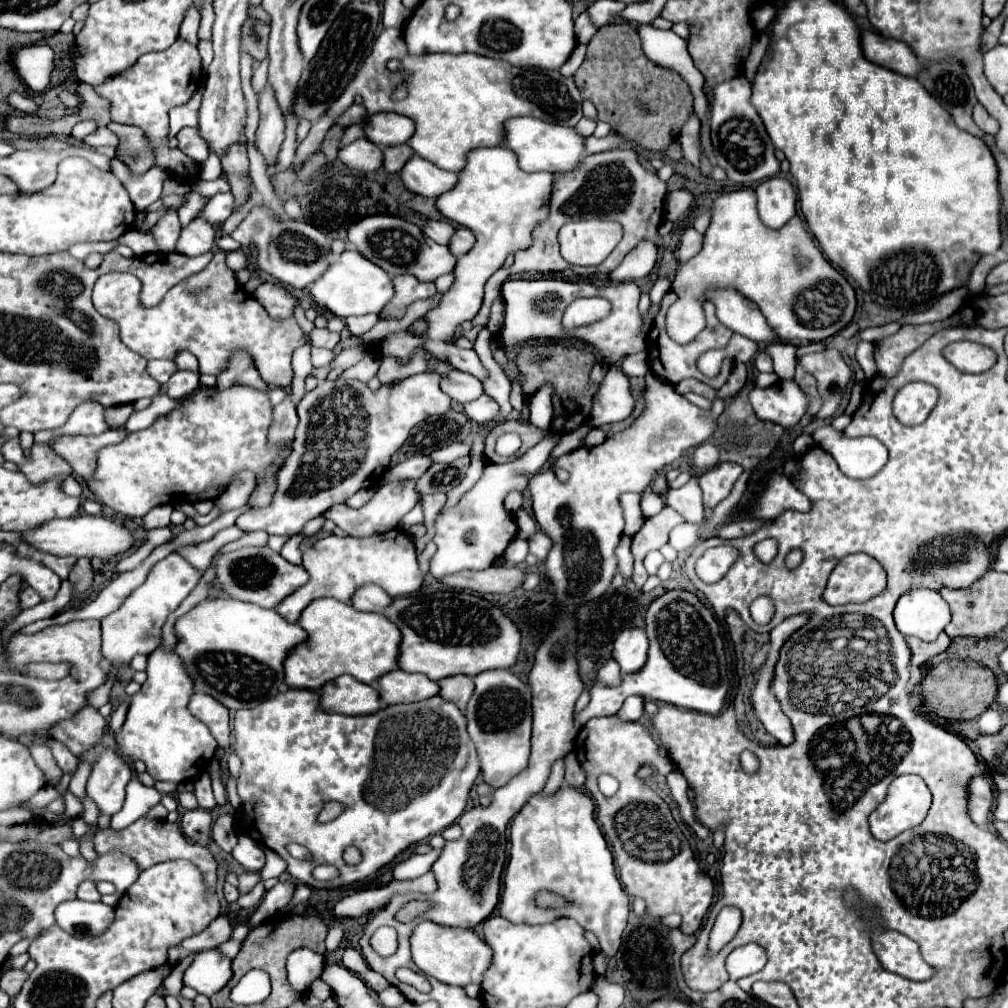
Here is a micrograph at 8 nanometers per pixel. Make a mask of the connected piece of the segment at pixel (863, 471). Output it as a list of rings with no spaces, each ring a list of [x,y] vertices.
[[[829,424],[815,430],[813,440],[833,454],[843,474],[857,480],[875,476],[889,460],[885,444],[877,438],[845,438]]]

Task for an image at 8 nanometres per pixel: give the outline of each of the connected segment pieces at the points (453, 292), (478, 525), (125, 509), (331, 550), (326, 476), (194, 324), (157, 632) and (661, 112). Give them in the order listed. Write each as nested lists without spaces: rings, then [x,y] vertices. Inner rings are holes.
[[[505,146],[477,148],[469,152],[467,166],[459,174],[457,186],[437,198],[437,208],[445,218],[475,232],[477,250],[471,250],[469,254],[457,260],[453,270],[455,274],[453,286],[443,294],[441,304],[423,316],[423,320],[429,324],[429,328],[421,332],[425,342],[419,348],[415,348],[407,358],[399,358],[401,364],[407,364],[419,350],[423,350],[431,354],[437,362],[467,372],[479,378],[481,382],[489,376],[475,350],[453,346],[453,338],[457,328],[479,312],[483,300],[483,286],[487,278],[503,266],[509,254],[515,254],[531,246],[535,226],[547,218],[551,180],[553,180],[551,172],[535,172],[535,174],[521,172],[517,156],[513,156],[513,150]]]
[[[545,436],[537,446],[527,450],[521,458],[507,464],[487,464],[481,480],[467,492],[457,506],[439,514],[435,520],[437,534],[433,542],[437,544],[437,552],[431,560],[431,576],[441,578],[447,574],[455,574],[461,570],[485,570],[499,556],[503,556],[509,542],[517,536],[515,516],[505,510],[503,500],[511,490],[527,488],[527,474],[539,472],[549,460],[551,450],[557,446],[561,436]]]
[[[201,386],[193,396],[181,400],[181,408],[153,426],[129,434],[121,444],[103,446],[97,452],[95,472],[85,482],[101,504],[129,518],[141,518],[161,504],[215,500],[241,470],[251,470],[259,478],[285,446],[267,442],[271,414],[265,392],[247,386],[219,392]]]
[[[401,528],[371,538],[339,538],[339,536],[321,538],[303,552],[303,566],[309,572],[309,582],[291,596],[287,596],[277,606],[277,612],[291,624],[293,622],[297,624],[301,612],[313,600],[323,596],[331,596],[339,602],[349,604],[357,588],[365,584],[377,584],[385,592],[389,592],[389,596],[397,598],[397,596],[411,596],[421,588],[423,582],[423,574],[415,558],[415,544]]]
[[[423,372],[377,392],[371,392],[359,380],[323,380],[297,406],[299,426],[293,452],[277,472],[277,490],[271,504],[247,510],[237,518],[235,526],[243,532],[265,530],[289,538],[311,518],[321,516],[335,504],[343,504],[357,490],[369,488],[375,478],[379,480],[385,474],[391,456],[417,422],[441,416],[451,408],[451,398],[439,388],[441,378],[439,372]]]
[[[215,254],[205,270],[189,276],[181,284],[173,286],[165,298],[151,308],[145,308],[139,300],[141,280],[133,274],[111,272],[103,274],[93,288],[93,304],[105,318],[117,320],[121,328],[121,340],[147,360],[167,358],[173,360],[177,352],[191,352],[199,360],[201,374],[219,374],[227,368],[233,352],[247,352],[261,378],[269,386],[287,388],[293,380],[291,354],[295,348],[308,342],[297,320],[273,320],[265,308],[243,290],[235,272],[225,264],[227,254]]]
[[[173,552],[167,558],[159,560],[147,580],[129,594],[119,610],[101,620],[103,630],[103,656],[111,662],[129,664],[133,656],[145,654],[149,656],[161,644],[161,628],[167,622],[167,616],[179,608],[179,604],[189,596],[189,592],[197,586],[203,574],[195,570],[181,554]]]
[[[627,22],[607,24],[599,28],[599,32],[587,44],[587,56],[583,64],[575,72],[575,84],[581,90],[583,100],[591,100],[597,106],[599,120],[609,122],[617,134],[623,134],[635,140],[639,146],[649,148],[653,152],[663,152],[669,146],[669,142],[677,138],[679,128],[693,112],[693,96],[689,92],[687,82],[673,70],[653,64],[641,50],[641,40],[637,30]]]

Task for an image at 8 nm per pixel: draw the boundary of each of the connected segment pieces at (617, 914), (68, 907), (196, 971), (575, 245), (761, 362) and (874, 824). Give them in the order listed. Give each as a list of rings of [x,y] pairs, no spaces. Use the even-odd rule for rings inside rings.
[[[561,786],[555,794],[535,794],[527,800],[527,804],[519,810],[519,814],[513,818],[511,824],[511,858],[505,870],[505,890],[501,894],[499,914],[503,918],[509,918],[515,924],[547,924],[555,918],[573,918],[577,920],[585,930],[593,932],[601,944],[601,952],[605,956],[613,956],[621,946],[621,934],[627,924],[629,914],[629,896],[623,892],[613,866],[613,856],[607,846],[595,818],[593,818],[595,806],[587,792],[573,788],[573,786]],[[547,890],[553,892],[565,900],[569,900],[569,906],[565,908],[539,908],[535,904],[537,892]]]
[[[69,900],[69,902],[61,902],[55,910],[55,920],[57,924],[77,936],[95,936],[101,934],[109,928],[109,924],[113,922],[115,912],[111,906],[103,904],[103,902],[85,902],[85,900]]]
[[[213,948],[195,954],[195,960],[183,972],[183,984],[195,988],[203,996],[213,996],[231,980],[231,976],[231,958]]]
[[[587,214],[581,220],[569,222],[559,232],[561,256],[569,264],[597,266],[621,242],[623,228],[603,216]]]
[[[759,352],[755,356],[755,368],[759,372],[773,372],[773,360],[771,360],[771,356],[765,354],[765,352]]]
[[[899,776],[891,782],[887,796],[883,800],[883,806],[877,806],[869,816],[871,834],[877,840],[891,840],[891,838],[899,836],[901,832],[921,824],[923,818],[927,816],[929,808],[931,808],[931,792],[927,788],[927,784],[919,776]]]

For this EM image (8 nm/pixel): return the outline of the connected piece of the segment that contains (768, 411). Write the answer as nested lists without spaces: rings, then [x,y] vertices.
[[[779,380],[765,390],[753,388],[749,392],[749,402],[759,418],[767,418],[789,428],[795,426],[807,412],[809,396],[795,380]]]

